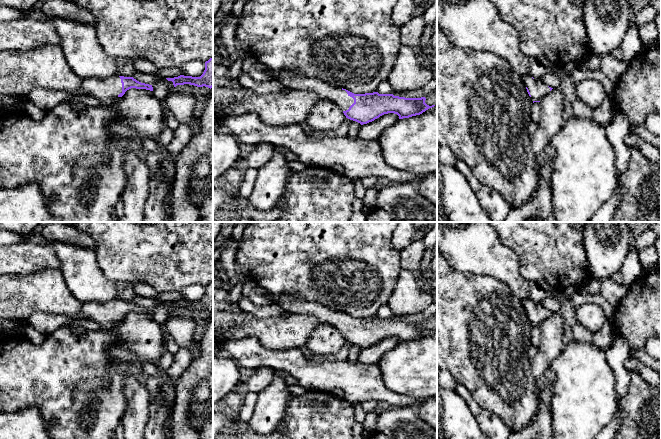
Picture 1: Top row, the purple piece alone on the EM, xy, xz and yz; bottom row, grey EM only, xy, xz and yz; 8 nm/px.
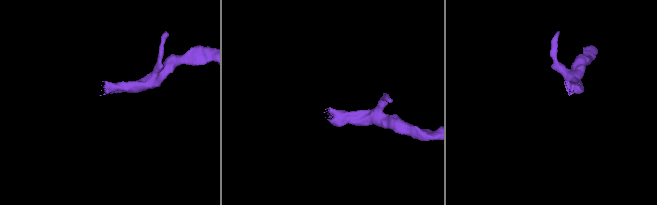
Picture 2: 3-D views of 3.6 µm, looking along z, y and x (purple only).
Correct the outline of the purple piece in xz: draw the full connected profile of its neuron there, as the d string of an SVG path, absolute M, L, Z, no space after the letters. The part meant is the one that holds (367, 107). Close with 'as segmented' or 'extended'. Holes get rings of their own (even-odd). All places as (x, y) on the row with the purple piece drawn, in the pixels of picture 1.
M248 56L242 61L242 71L257 82L277 81L289 89L312 92L320 99L329 100L339 106L346 118L361 125L388 113L397 114L399 119L409 118L435 106L427 105L425 97L405 98L378 92L354 94L346 89L331 86L319 78L304 77L290 70L270 70L253 56Z; extended

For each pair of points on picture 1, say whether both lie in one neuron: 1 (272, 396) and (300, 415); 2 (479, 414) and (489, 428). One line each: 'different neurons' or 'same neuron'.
1: different neurons
2: same neuron

